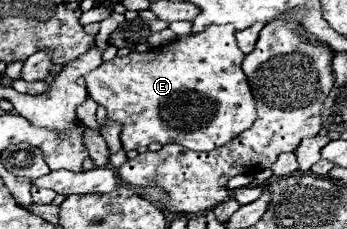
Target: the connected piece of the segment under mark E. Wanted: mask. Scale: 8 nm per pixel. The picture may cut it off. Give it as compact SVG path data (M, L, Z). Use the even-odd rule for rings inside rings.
M209 26L203 32L189 34L185 38L175 38L169 44L151 48L143 54L129 52L127 56L115 56L109 62L103 62L99 68L85 76L89 96L107 108L107 116L123 124L121 144L125 150L147 148L151 142L159 144L181 144L189 150L209 152L215 150L241 132L253 126L257 120L255 100L247 82L245 72L241 70L243 52L235 40L235 28L229 26Z

